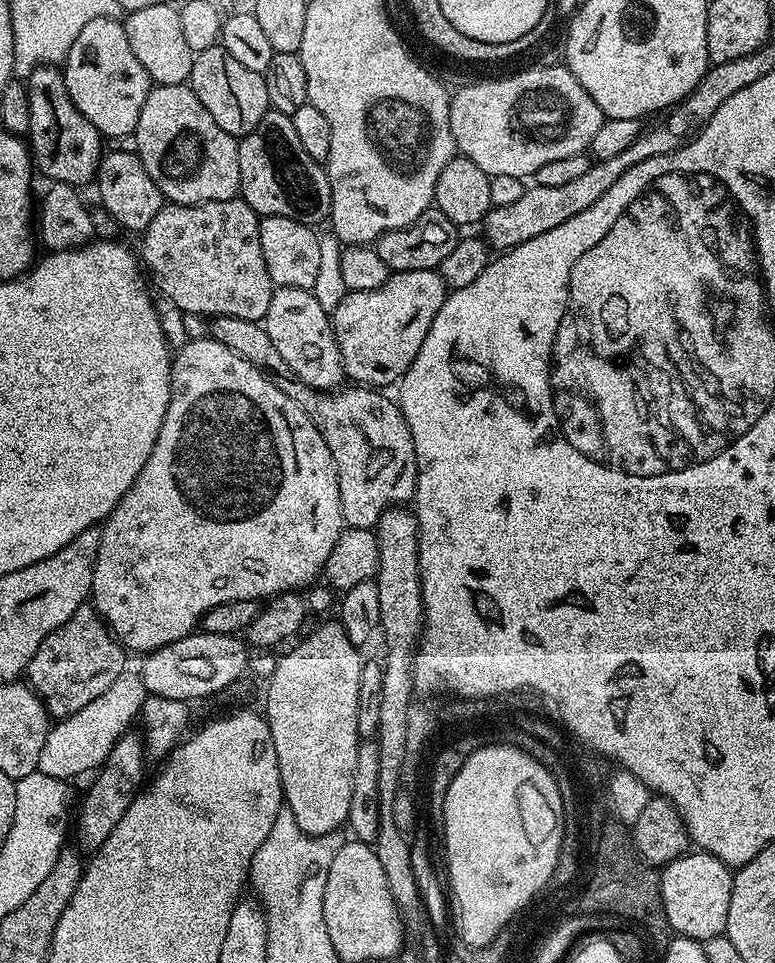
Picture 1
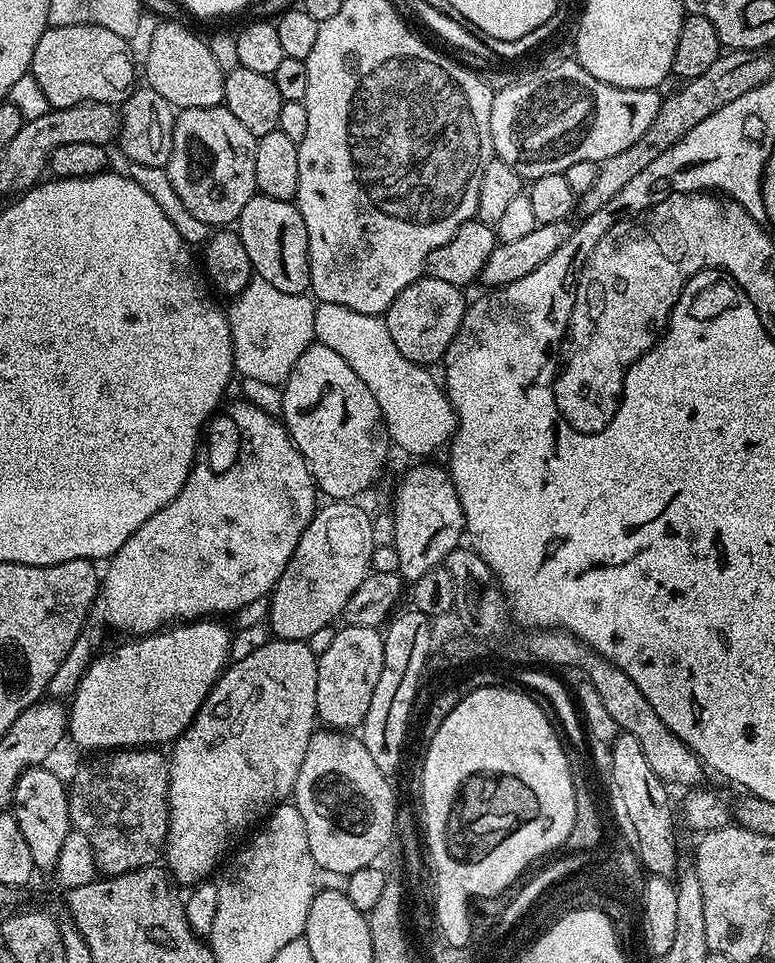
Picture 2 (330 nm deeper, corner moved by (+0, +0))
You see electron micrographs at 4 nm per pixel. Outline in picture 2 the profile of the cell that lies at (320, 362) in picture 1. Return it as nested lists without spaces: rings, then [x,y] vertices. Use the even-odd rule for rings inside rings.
[[[313,342],[294,362],[288,379],[282,385],[284,407],[282,423],[288,429],[290,438],[296,444],[302,458],[308,463],[312,479],[321,493],[328,495],[329,501],[351,501],[360,498],[364,491],[375,482],[388,460],[390,441],[388,431],[382,418],[382,410],[378,410],[378,402],[374,402],[374,394],[366,387],[366,382],[346,366],[346,361],[339,354],[334,354],[330,346]]]

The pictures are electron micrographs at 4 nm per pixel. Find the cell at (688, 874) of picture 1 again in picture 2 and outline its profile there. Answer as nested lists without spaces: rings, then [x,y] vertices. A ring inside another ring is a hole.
[[[620,732],[610,749],[610,760],[614,764],[614,790],[618,807],[624,811],[624,818],[632,827],[632,839],[638,842],[638,858],[645,873],[672,878],[677,875],[676,832],[672,829],[672,804],[668,801],[665,781],[650,770],[638,738],[629,732]]]

